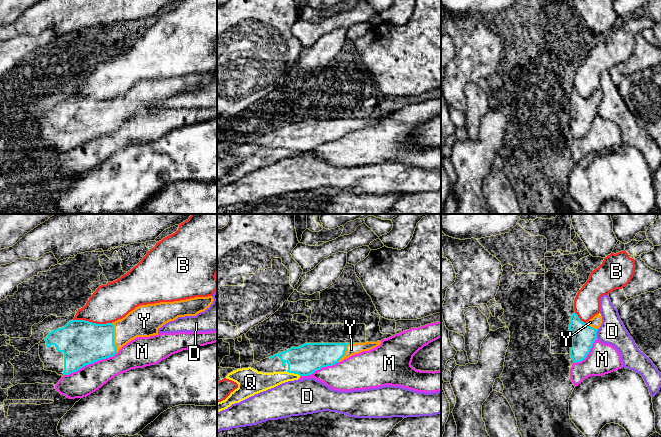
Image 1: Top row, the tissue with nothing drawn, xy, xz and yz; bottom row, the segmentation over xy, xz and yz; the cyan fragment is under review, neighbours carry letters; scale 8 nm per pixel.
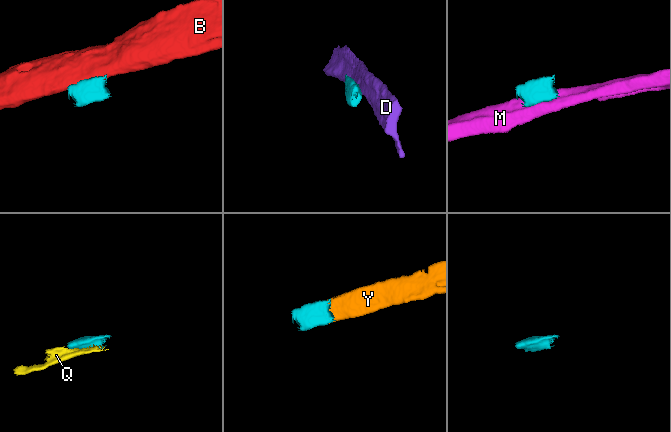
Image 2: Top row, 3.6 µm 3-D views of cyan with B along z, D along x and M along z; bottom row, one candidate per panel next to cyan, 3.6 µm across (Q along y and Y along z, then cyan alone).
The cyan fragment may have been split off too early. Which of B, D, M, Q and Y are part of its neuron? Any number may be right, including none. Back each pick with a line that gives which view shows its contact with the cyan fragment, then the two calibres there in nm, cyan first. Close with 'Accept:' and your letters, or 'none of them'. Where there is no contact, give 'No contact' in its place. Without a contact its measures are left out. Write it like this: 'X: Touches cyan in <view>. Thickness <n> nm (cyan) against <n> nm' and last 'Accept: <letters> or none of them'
Q: Touches cyan in xz. Thickness 240 nm (cyan) against 140 nm
Y: Touches cyan in xy. Thickness 340 nm (cyan) against 220 nm
Accept: Q, Y

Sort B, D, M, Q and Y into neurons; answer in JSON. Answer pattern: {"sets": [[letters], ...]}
{"sets": [["B"], ["D"], ["M"], ["Q", "Y"]]}

